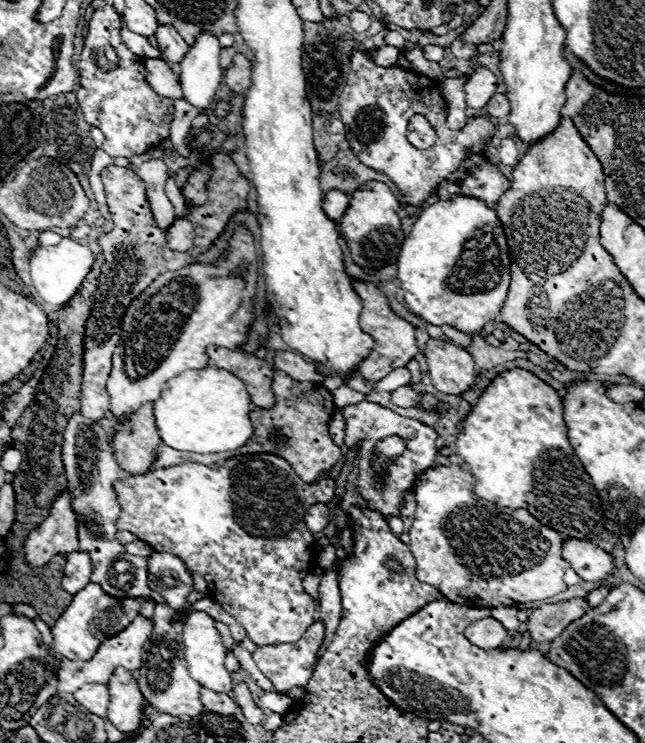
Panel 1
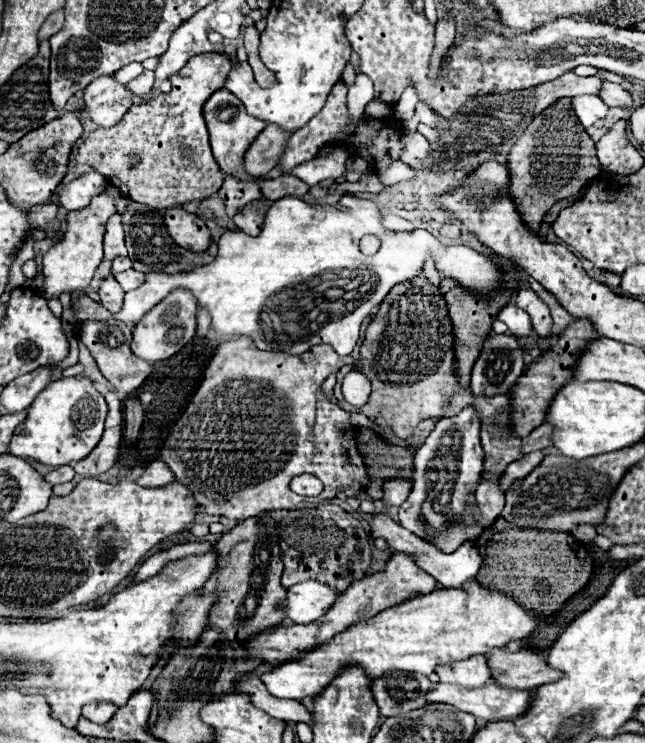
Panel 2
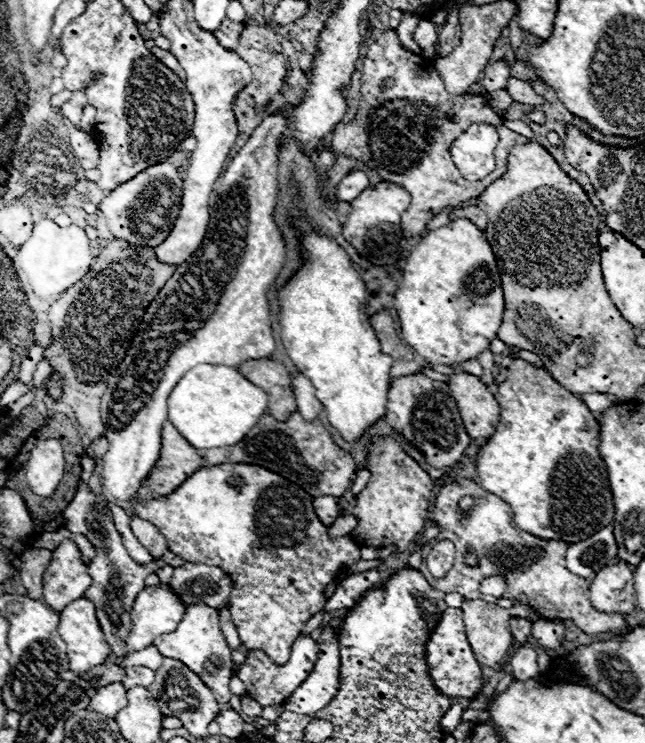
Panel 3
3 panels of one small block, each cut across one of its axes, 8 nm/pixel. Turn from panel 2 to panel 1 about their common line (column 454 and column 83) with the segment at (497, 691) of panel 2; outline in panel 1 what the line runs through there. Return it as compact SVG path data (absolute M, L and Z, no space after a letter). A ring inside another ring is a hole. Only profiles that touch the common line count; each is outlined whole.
M84 684L74 692L74 700L84 706L88 712L106 718L106 708L110 702L108 688L104 684Z

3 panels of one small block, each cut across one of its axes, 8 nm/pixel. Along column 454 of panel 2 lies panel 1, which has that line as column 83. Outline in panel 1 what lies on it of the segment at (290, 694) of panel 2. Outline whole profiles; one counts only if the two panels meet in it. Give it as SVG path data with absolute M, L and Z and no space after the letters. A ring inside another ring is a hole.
M92 582L80 590L70 606L66 608L66 612L56 620L54 628L52 628L52 640L54 640L54 650L58 654L62 654L68 660L90 660L98 646L106 640L116 636L118 632L122 632L140 612L142 604L150 600L150 598L140 598L140 600L116 600L112 596L108 596L98 584L92 586Z

